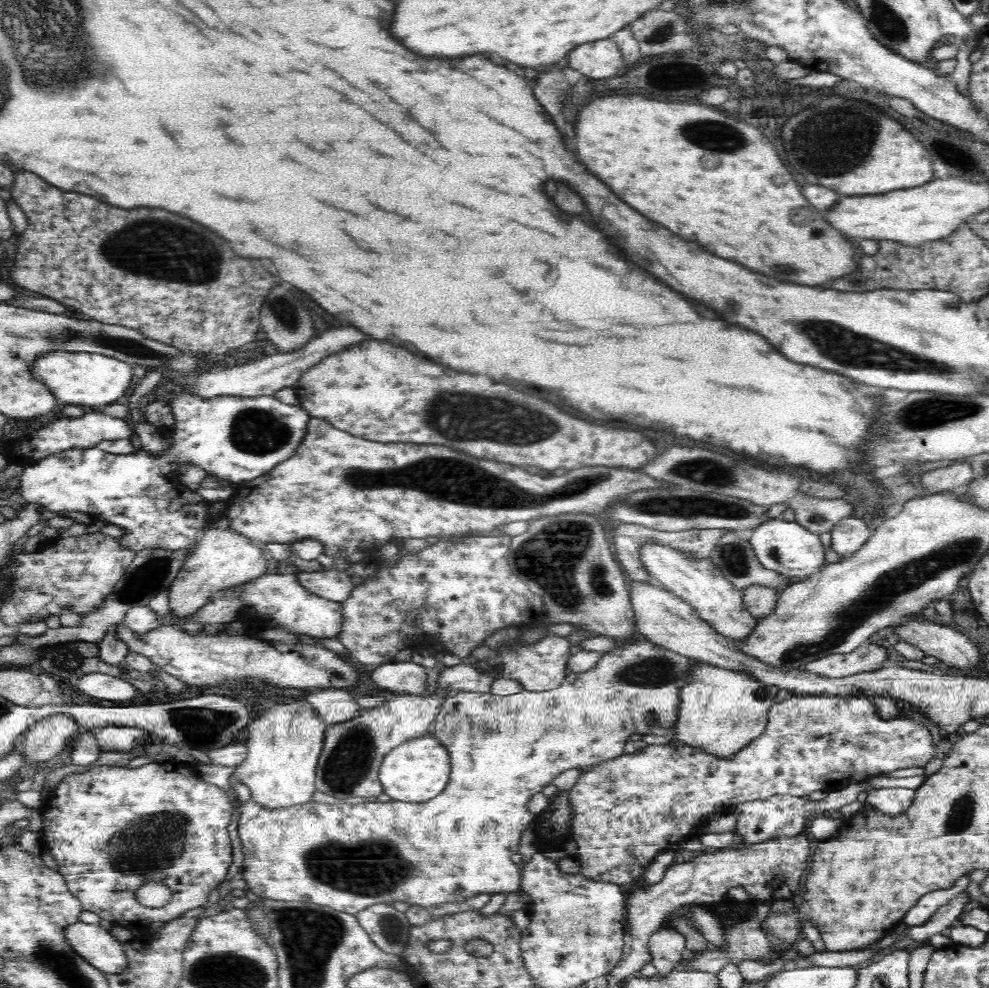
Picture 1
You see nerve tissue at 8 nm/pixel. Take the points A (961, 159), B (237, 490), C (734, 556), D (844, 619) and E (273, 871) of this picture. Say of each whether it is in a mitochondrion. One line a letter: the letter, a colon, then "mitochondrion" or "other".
A: mitochondrion
B: other
C: mitochondrion
D: mitochondrion
E: other

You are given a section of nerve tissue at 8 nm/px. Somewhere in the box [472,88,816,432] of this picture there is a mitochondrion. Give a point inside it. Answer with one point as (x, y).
(717, 136)

